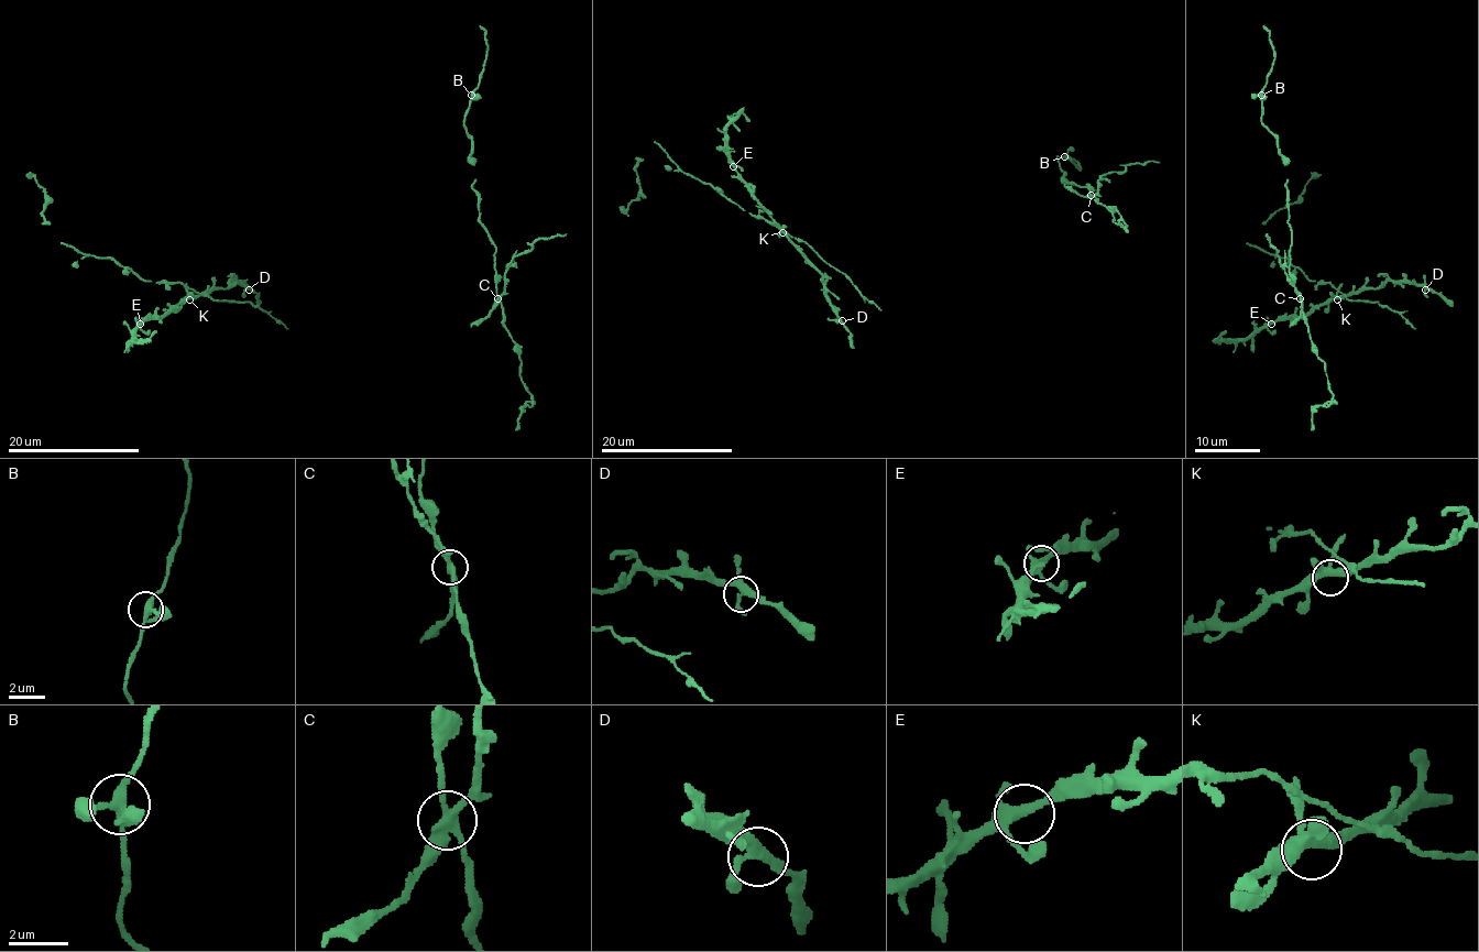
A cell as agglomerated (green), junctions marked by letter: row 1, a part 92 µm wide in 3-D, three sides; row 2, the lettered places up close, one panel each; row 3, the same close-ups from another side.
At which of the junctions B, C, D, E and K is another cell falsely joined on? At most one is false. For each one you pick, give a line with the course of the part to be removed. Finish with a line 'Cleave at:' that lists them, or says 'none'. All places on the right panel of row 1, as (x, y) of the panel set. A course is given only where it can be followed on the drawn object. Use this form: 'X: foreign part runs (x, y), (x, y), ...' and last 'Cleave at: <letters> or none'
C: foreign part runs (1301, 299), (1269, 243), (1268, 233)
Cleave at: C

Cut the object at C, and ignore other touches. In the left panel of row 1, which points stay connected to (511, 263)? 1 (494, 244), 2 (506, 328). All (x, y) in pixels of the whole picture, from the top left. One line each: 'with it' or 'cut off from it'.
1: cut off from it
2: cut off from it

